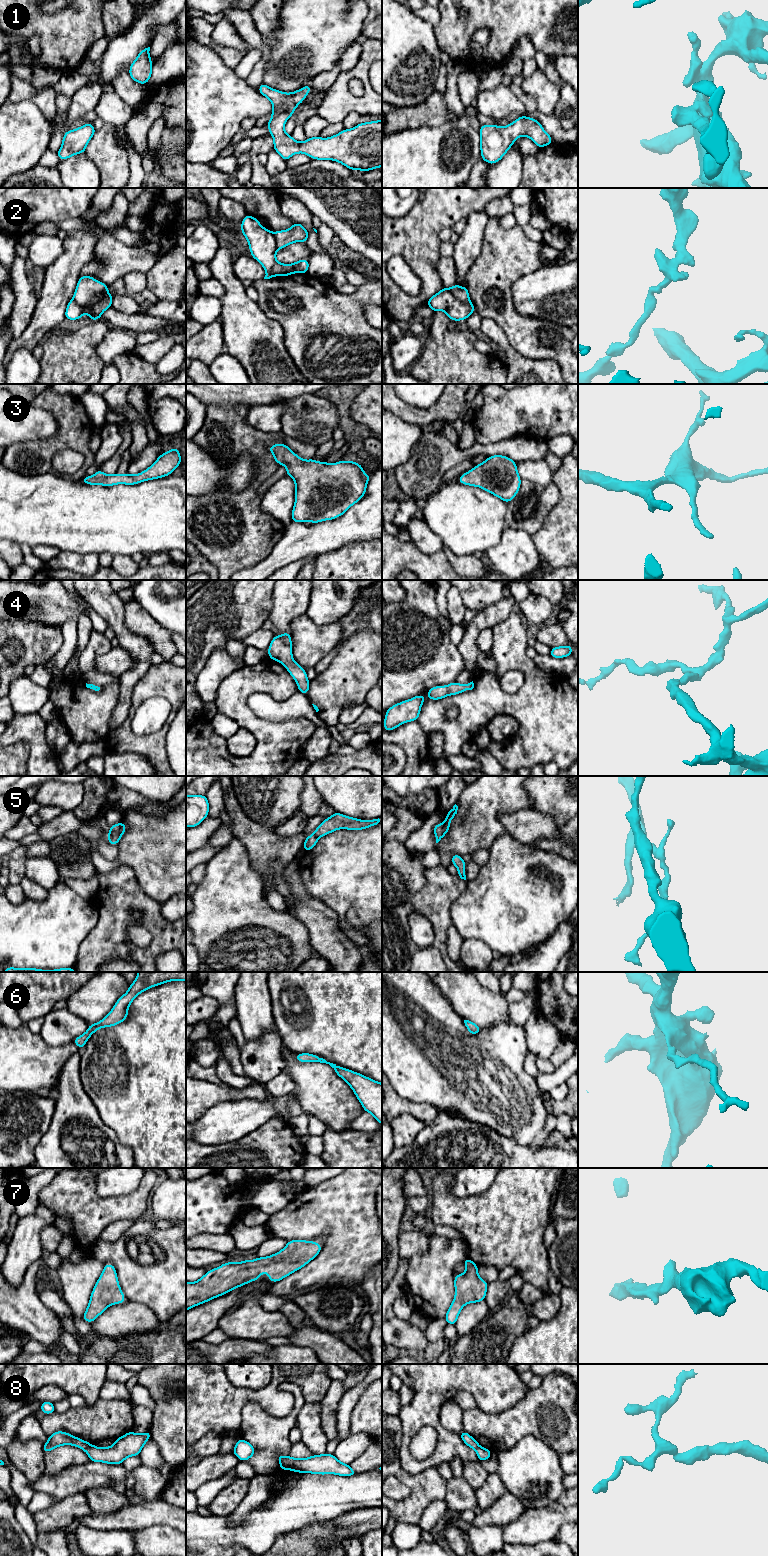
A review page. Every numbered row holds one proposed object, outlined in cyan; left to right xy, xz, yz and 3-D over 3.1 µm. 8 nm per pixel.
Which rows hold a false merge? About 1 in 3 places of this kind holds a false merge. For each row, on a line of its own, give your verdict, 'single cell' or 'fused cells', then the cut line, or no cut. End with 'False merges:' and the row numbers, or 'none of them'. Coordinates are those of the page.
1: single cell; cut none
2: fused cells; cut xy (107, 291), (98, 301), (91, 305), (79, 305), (73, 299)
3: single cell; cut none
4: single cell; cut none
5: fused cells; cut xy (121, 823), (119, 837)
6: single cell; cut none
7: single cell; cut none
8: fused cells; cut xy (91, 1445), (85, 1450)
False merges: 2, 5, 8

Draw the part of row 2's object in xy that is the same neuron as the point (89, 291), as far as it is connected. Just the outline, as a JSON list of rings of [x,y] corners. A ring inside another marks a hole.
[[[80,276],[73,299],[81,306],[92,306],[108,292],[108,285],[92,276]]]

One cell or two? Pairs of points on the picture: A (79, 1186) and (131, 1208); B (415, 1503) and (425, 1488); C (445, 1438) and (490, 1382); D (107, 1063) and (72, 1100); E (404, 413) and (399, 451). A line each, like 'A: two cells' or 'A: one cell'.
A: one cell
B: one cell
C: one cell
D: two cells
E: two cells

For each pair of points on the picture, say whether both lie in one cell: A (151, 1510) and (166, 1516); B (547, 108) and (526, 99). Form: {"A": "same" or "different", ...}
{"A": "same", "B": "different"}

